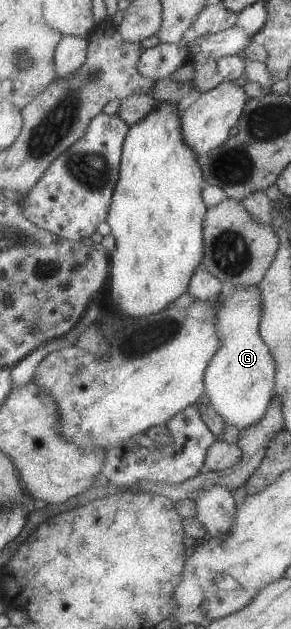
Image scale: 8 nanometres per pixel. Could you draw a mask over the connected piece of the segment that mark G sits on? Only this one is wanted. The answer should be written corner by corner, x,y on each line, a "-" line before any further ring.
259,286
237,287
232,292
222,293
219,309
219,335
223,339
223,347
214,356
206,371
206,395
210,405
225,423
240,431
249,429
255,423
261,423
267,415
275,395
275,357
270,347
266,345
260,333
260,324
263,318
263,297

